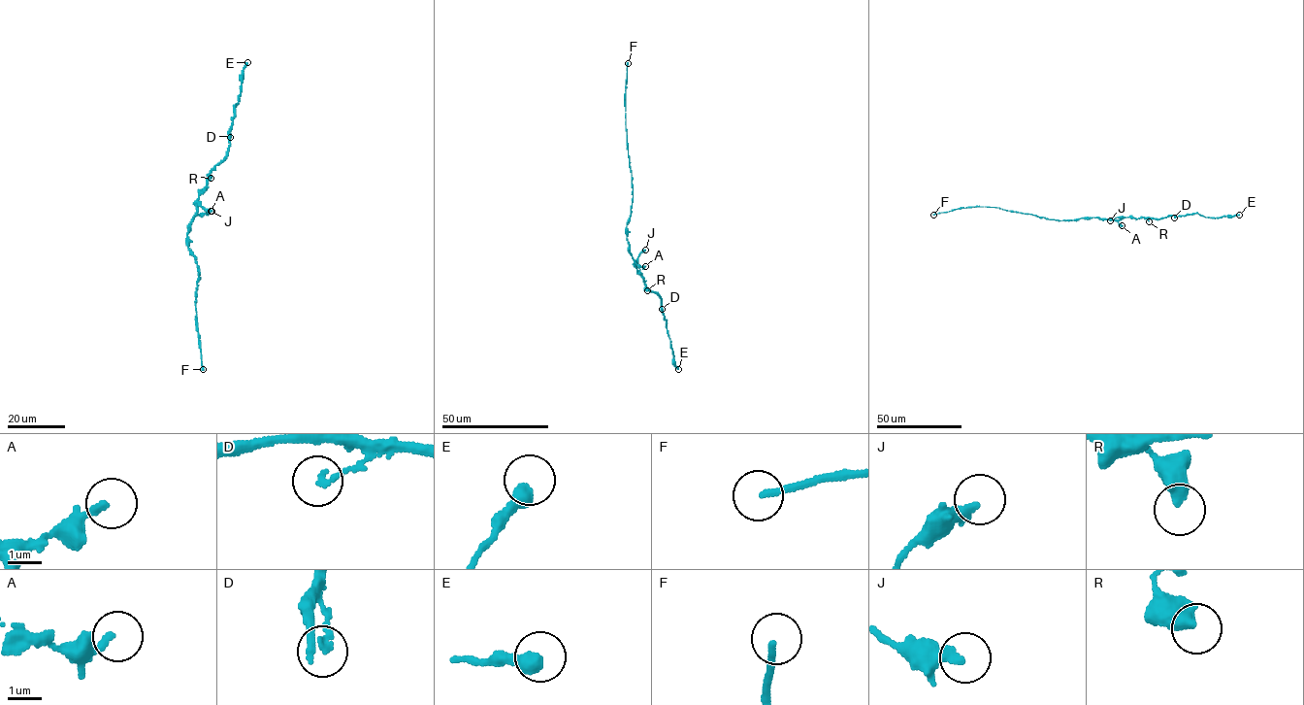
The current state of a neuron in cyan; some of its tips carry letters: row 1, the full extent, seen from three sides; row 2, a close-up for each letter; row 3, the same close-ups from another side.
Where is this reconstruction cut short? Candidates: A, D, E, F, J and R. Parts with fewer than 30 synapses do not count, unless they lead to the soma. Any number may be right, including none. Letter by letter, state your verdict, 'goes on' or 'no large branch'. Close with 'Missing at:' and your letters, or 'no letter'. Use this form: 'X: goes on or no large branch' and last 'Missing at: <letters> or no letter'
A: no large branch
D: no large branch
E: no large branch
F: goes on
J: no large branch
R: no large branch
Missing at: F

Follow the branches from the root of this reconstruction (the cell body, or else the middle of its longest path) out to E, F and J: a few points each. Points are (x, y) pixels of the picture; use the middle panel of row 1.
E: (627, 238), (629, 251), (645, 286), (662, 299), (674, 366), (678, 369)
F: (627, 238), (626, 224), (633, 199), (625, 119), (628, 63)
J: (627, 238), (635, 264), (645, 250)

